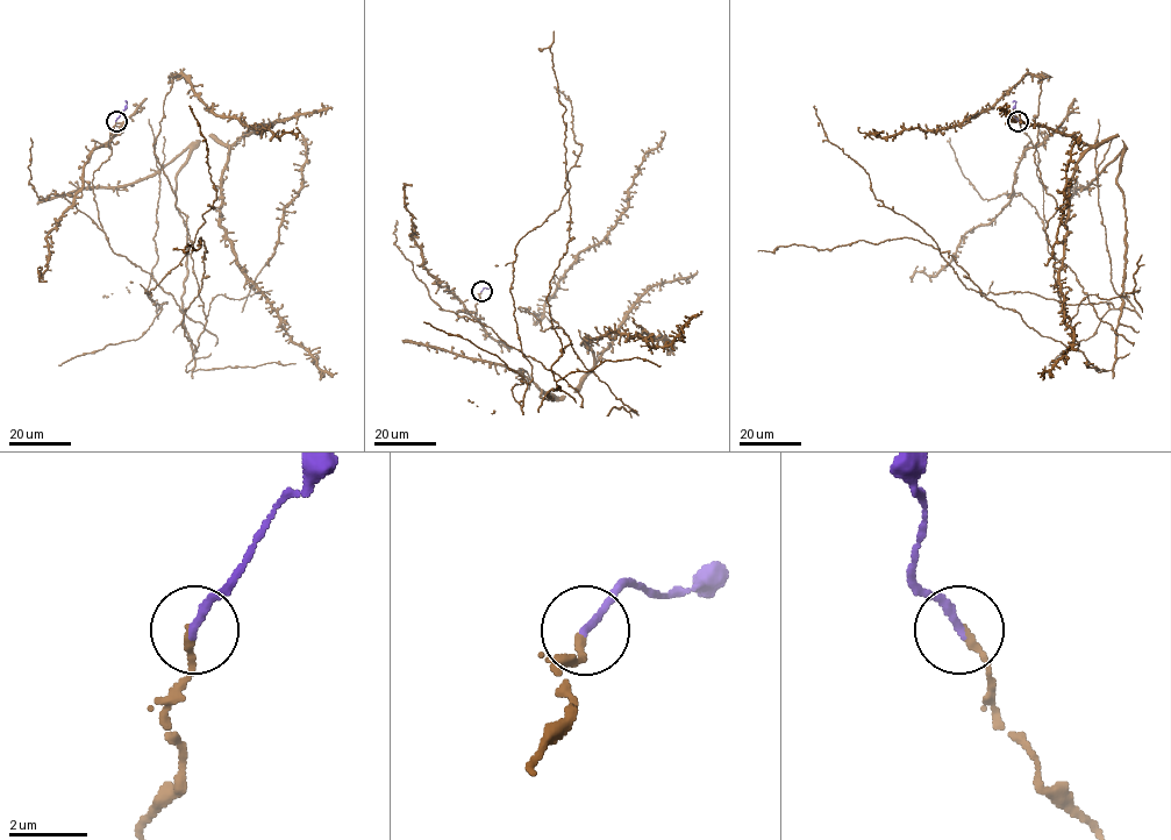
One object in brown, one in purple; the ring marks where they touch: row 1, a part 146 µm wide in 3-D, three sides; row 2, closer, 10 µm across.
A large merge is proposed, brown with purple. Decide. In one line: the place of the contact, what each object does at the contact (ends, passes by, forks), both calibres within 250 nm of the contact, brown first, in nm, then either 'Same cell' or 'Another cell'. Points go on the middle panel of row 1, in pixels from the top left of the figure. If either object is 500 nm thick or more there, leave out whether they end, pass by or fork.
Place: (482, 291). At the ring brown ends. At the ring purple ends. Thickness 200 nm (brown) against 200 nm. Same cell

